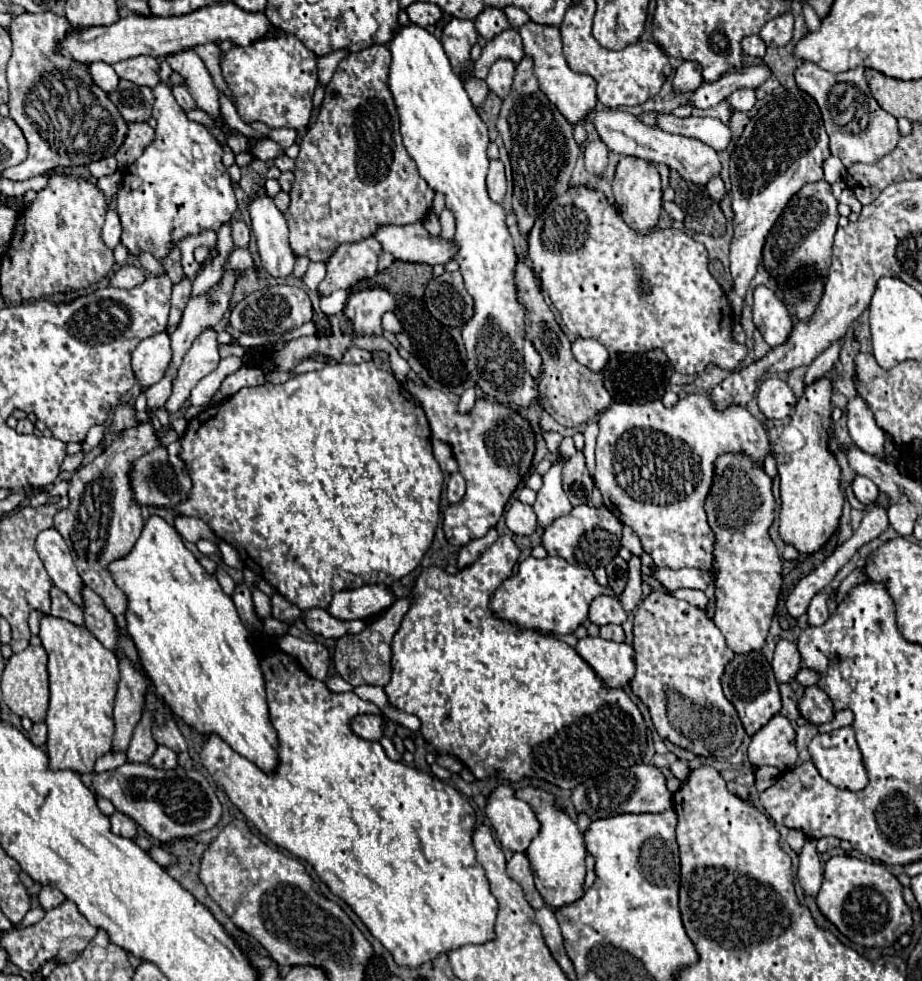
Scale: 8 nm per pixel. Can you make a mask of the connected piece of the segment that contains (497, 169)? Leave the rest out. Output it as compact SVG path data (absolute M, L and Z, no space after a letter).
M493 159L489 165L489 173L487 173L487 191L489 197L495 203L501 203L507 191L507 181L505 181L505 169L503 163L499 159Z

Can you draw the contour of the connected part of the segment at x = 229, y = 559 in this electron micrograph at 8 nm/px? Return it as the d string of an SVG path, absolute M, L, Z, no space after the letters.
M222 541L219 544L219 551L222 554L222 560L224 564L239 570L244 568L244 565L239 558L238 552L231 545Z

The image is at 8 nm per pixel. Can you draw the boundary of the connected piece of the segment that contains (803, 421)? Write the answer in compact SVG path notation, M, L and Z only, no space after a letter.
M821 377L807 385L799 397L789 423L773 429L773 457L781 477L781 515L779 533L785 543L793 543L803 555L825 545L835 533L841 519L845 495L841 491L841 467L827 447L831 439L831 395L829 377Z

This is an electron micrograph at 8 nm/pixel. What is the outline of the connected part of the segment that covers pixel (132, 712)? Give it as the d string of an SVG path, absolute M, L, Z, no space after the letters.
M119 655L119 669L121 669L121 681L119 691L115 699L115 739L113 739L113 751L127 751L131 743L131 735L135 725L141 719L143 713L143 691L147 689L145 677L123 657Z

